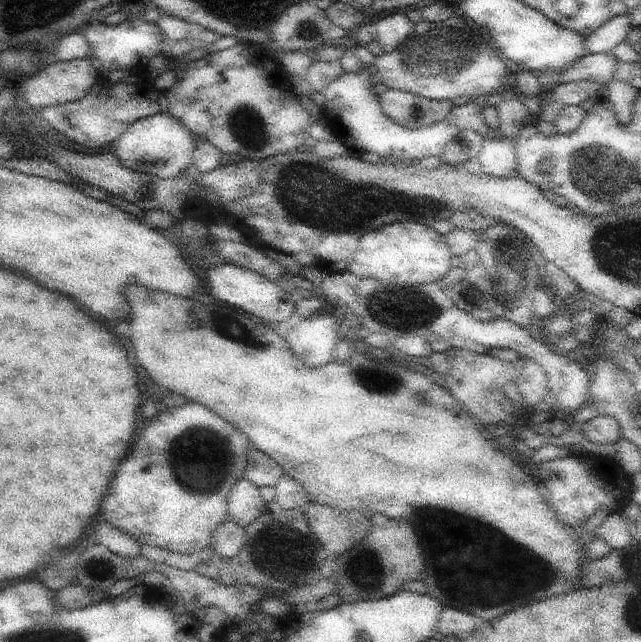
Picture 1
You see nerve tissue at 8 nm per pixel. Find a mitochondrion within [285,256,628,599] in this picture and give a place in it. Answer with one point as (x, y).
(403, 310)

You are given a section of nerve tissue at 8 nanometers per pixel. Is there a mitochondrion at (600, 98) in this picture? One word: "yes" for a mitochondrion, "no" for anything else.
no

